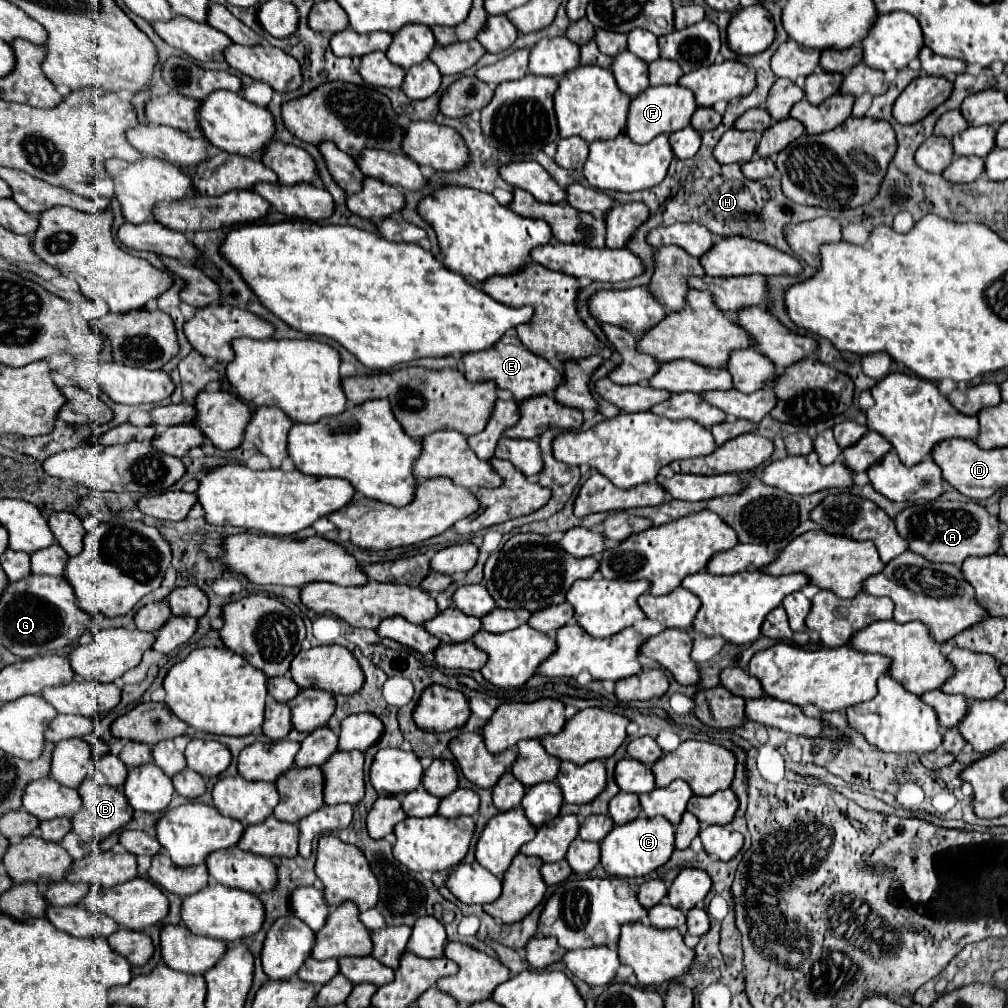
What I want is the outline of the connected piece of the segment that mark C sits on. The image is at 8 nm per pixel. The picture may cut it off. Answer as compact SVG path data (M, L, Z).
M644 818L614 826L612 832L600 844L600 864L610 876L632 878L632 876L648 876L656 868L664 866L674 852L674 826L666 818Z

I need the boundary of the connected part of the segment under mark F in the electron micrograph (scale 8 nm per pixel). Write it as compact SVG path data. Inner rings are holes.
M672 84L672 86L650 86L642 94L638 94L632 100L632 104L630 104L626 134L636 144L648 144L658 134L672 134L676 130L682 130L682 128L690 126L690 118L692 118L692 114L694 114L696 108L698 106L696 106L694 94L688 88L680 86L680 84Z

